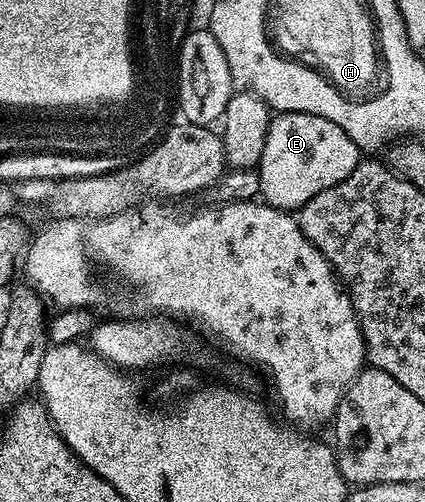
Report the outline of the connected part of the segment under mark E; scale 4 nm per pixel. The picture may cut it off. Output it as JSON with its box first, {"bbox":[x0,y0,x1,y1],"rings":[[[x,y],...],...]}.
{"bbox":[259,112,362,212],"rings":[[[306,112],[277,113],[268,123],[268,135],[260,157],[259,197],[269,206],[289,212],[299,211],[318,192],[342,184],[362,160],[360,147],[330,120]]]}

